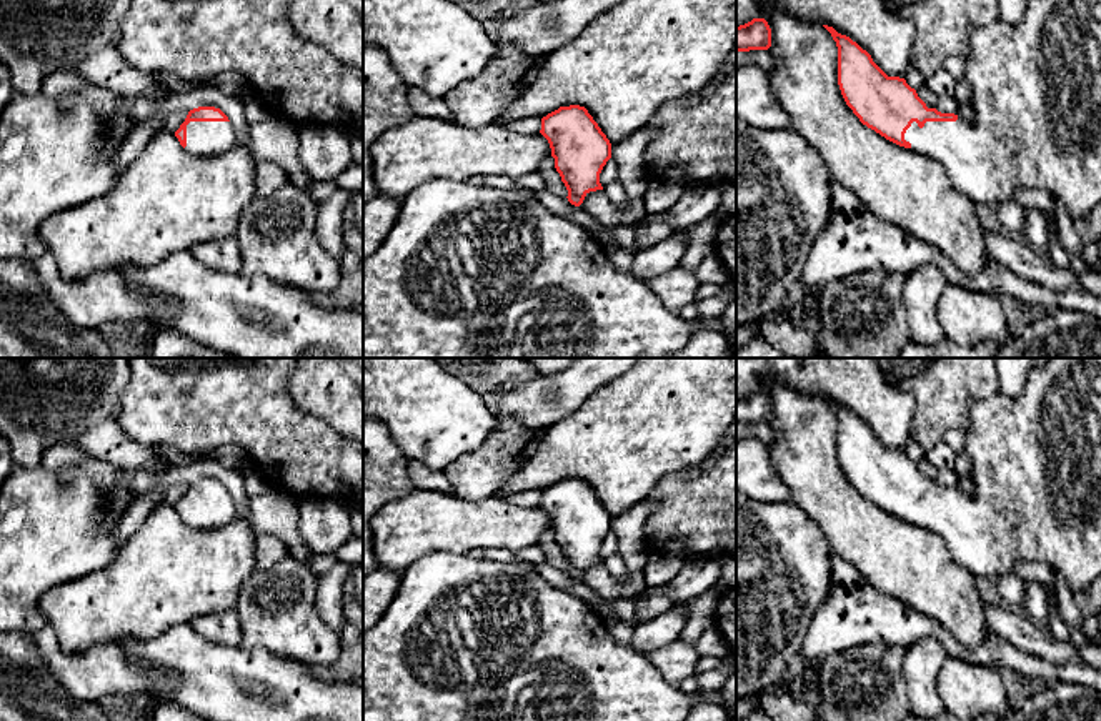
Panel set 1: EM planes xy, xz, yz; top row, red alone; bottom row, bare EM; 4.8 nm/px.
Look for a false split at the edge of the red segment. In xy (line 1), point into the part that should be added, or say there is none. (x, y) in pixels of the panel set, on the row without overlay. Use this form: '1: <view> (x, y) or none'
1: xy (204, 512)

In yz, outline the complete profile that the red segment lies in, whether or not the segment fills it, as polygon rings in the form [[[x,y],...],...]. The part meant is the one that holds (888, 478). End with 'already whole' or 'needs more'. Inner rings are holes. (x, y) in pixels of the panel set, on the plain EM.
[[[1049,358],[1041,368],[1033,365],[1023,391],[1016,398],[998,391],[993,398],[971,403],[968,425],[964,428],[964,451],[971,458],[971,478],[974,481],[974,491],[971,495],[954,486],[941,486],[936,481],[928,481],[904,451],[888,450],[856,415],[838,406],[833,400],[823,400],[831,406],[838,420],[838,458],[841,468],[859,495],[886,513],[939,535],[951,558],[959,566],[968,568],[974,576],[986,578],[996,584],[1003,576],[1014,574],[1014,568],[1021,561],[1046,563],[1051,569],[1064,576],[1073,593],[1088,588],[1101,576],[1101,358]]]; needs more

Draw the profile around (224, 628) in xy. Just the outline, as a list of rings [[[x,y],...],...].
[[[235,609],[200,616],[190,621],[190,626],[208,641],[240,646],[242,624]]]

